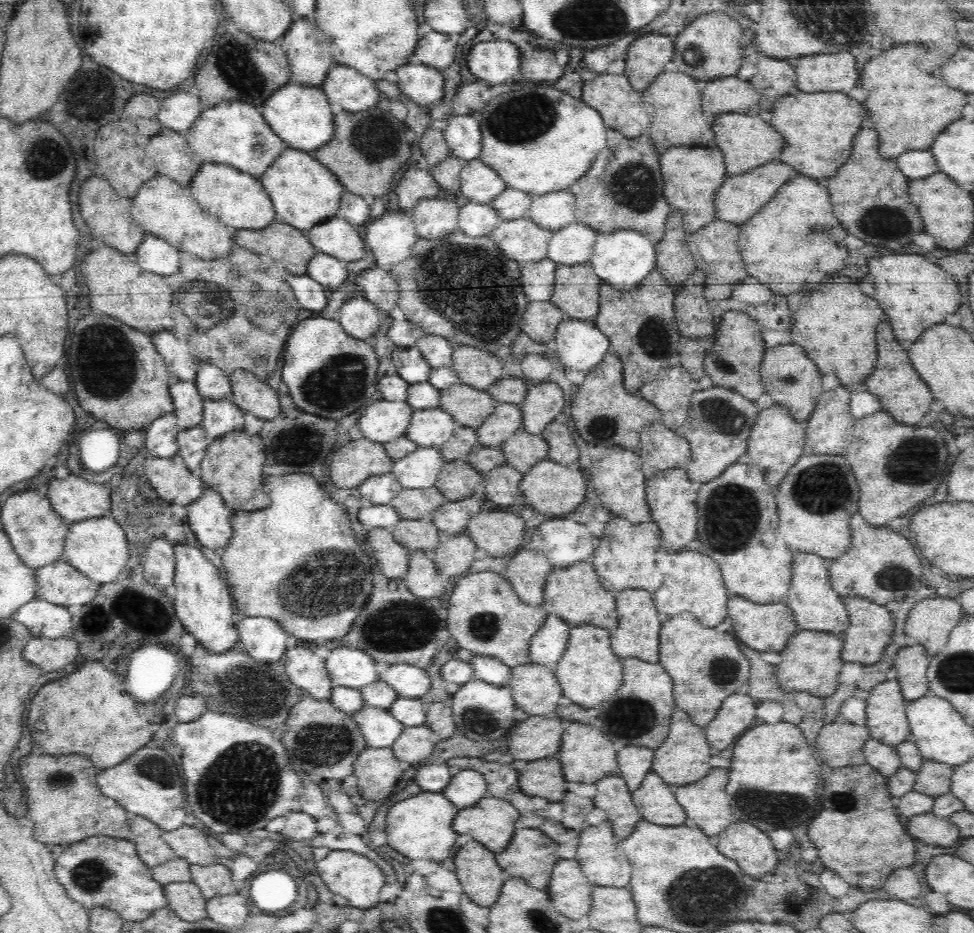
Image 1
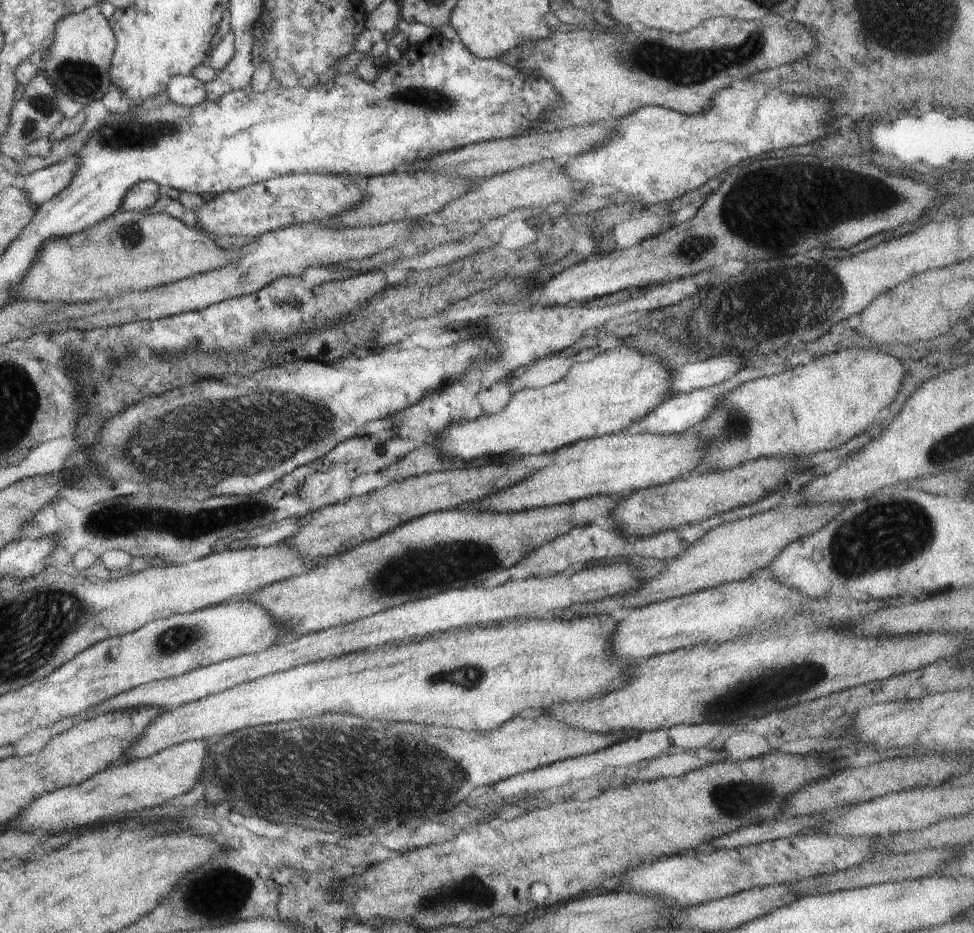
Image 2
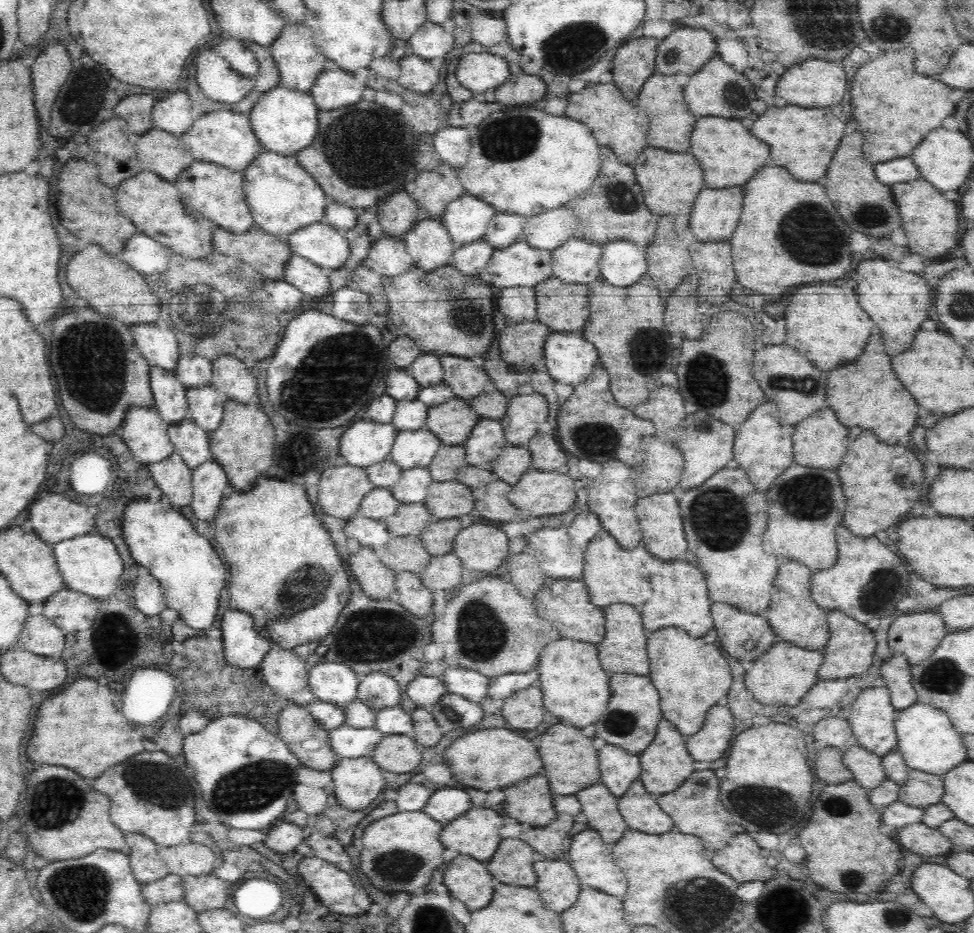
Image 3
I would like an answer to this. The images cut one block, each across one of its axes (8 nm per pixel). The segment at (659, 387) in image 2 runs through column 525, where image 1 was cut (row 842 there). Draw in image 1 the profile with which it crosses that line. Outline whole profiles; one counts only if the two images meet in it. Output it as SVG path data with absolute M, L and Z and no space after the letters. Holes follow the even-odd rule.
M416 790L414 796L389 806L384 830L387 844L411 860L426 859L441 864L454 854L452 852L459 834L452 829L452 822L458 811L459 808L443 792Z

